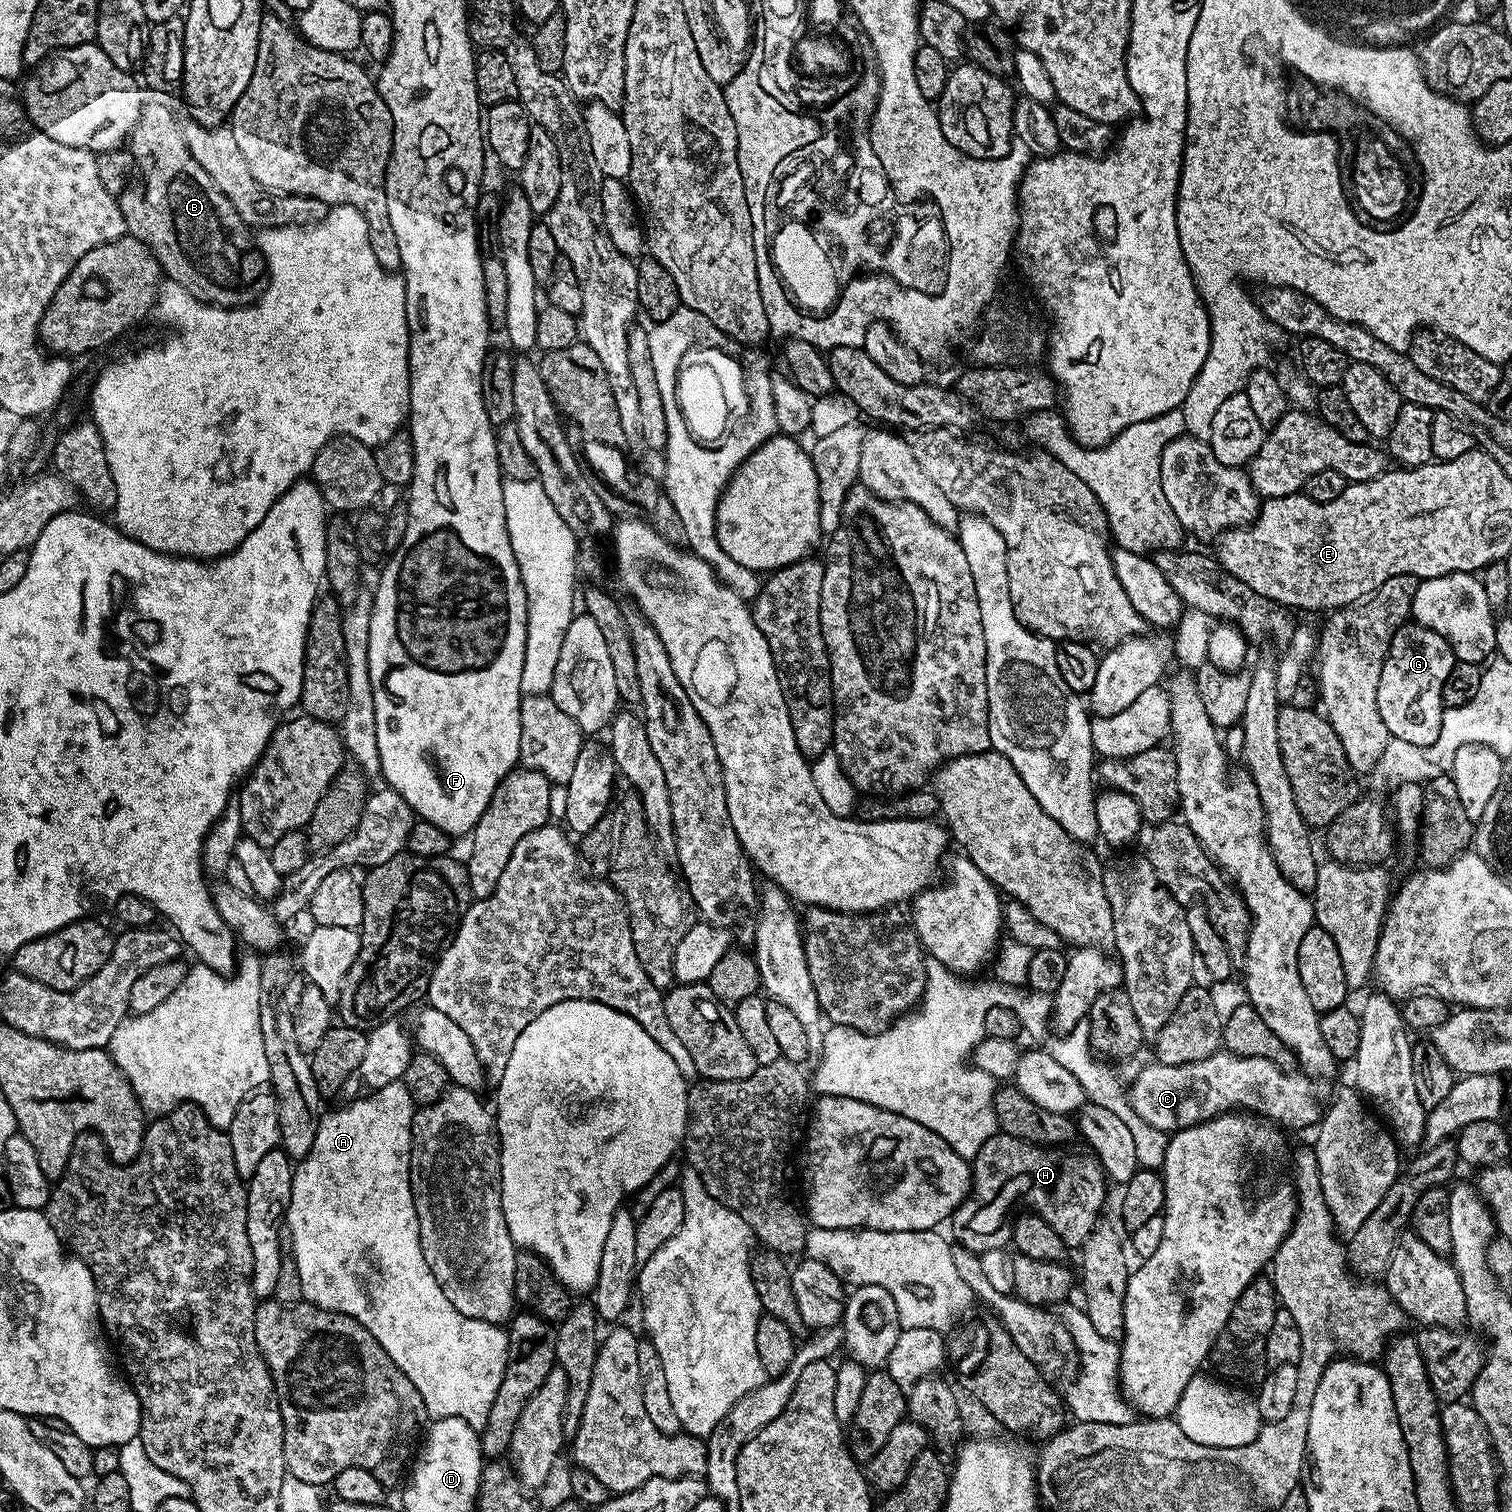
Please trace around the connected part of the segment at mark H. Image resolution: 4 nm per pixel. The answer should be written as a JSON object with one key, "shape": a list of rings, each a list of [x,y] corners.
{"shape":[[[1003,1134],[991,1136],[971,1161],[972,1186],[967,1198],[950,1217],[953,1236],[951,1239],[959,1247],[977,1254],[986,1250],[1007,1249],[1012,1239],[1012,1221],[1018,1215],[1015,1202],[1008,1200],[1013,1192],[1022,1203],[1028,1204],[1024,1206],[1039,1214],[1052,1227],[1054,1234],[1058,1234],[1058,1238],[1062,1238],[1062,1242],[1068,1245],[1069,1249],[1079,1249],[1101,1219],[1100,1211],[1104,1208],[1104,1195],[1107,1194],[1109,1185],[1106,1183],[1106,1173],[1095,1155],[1083,1156],[1080,1152],[1068,1151],[1072,1150],[1027,1144],[1024,1140]]]}

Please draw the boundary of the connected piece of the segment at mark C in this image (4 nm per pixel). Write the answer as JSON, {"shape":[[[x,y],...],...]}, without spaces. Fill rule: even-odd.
{"shape":[[[1221,1050],[1210,1058],[1182,1066],[1145,1063],[1137,1081],[1128,1091],[1128,1098],[1138,1118],[1167,1134],[1233,1110],[1243,1110],[1289,1130],[1319,1125],[1322,1105],[1312,1084],[1315,1084],[1313,1077],[1305,1076],[1299,1070],[1284,1073],[1274,1062],[1264,1057],[1240,1057]]]}

